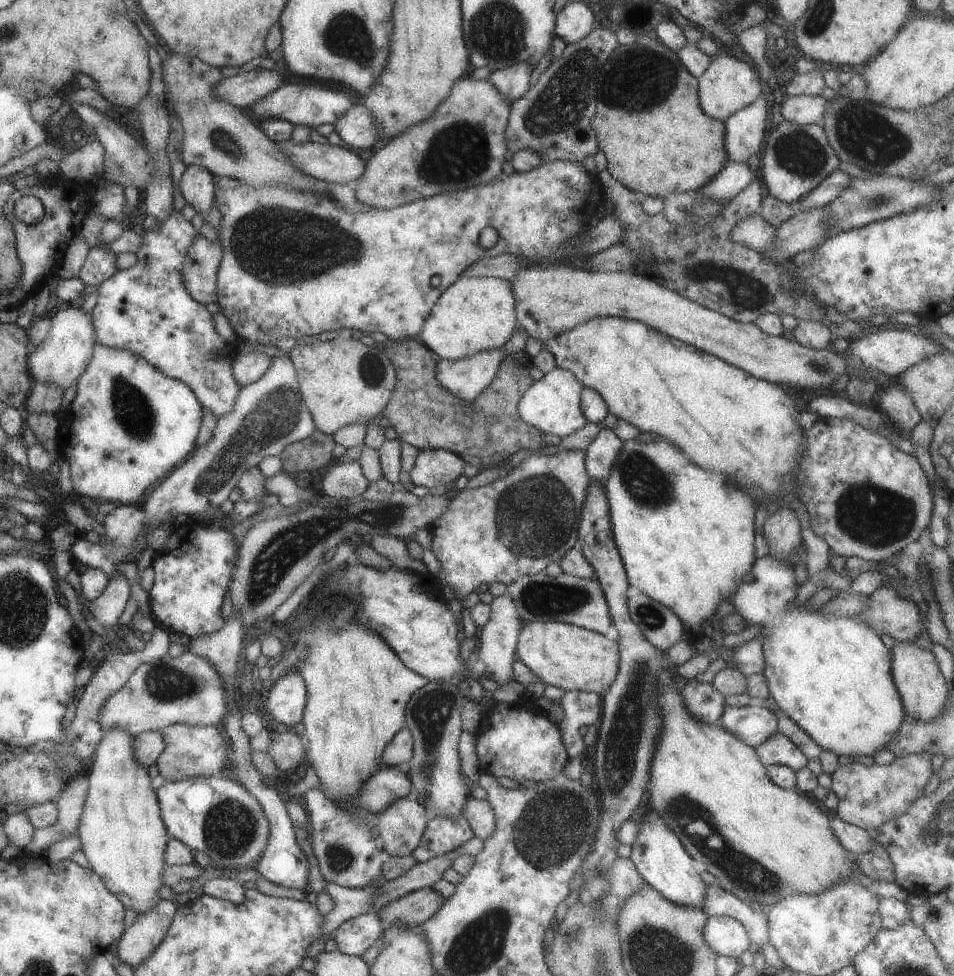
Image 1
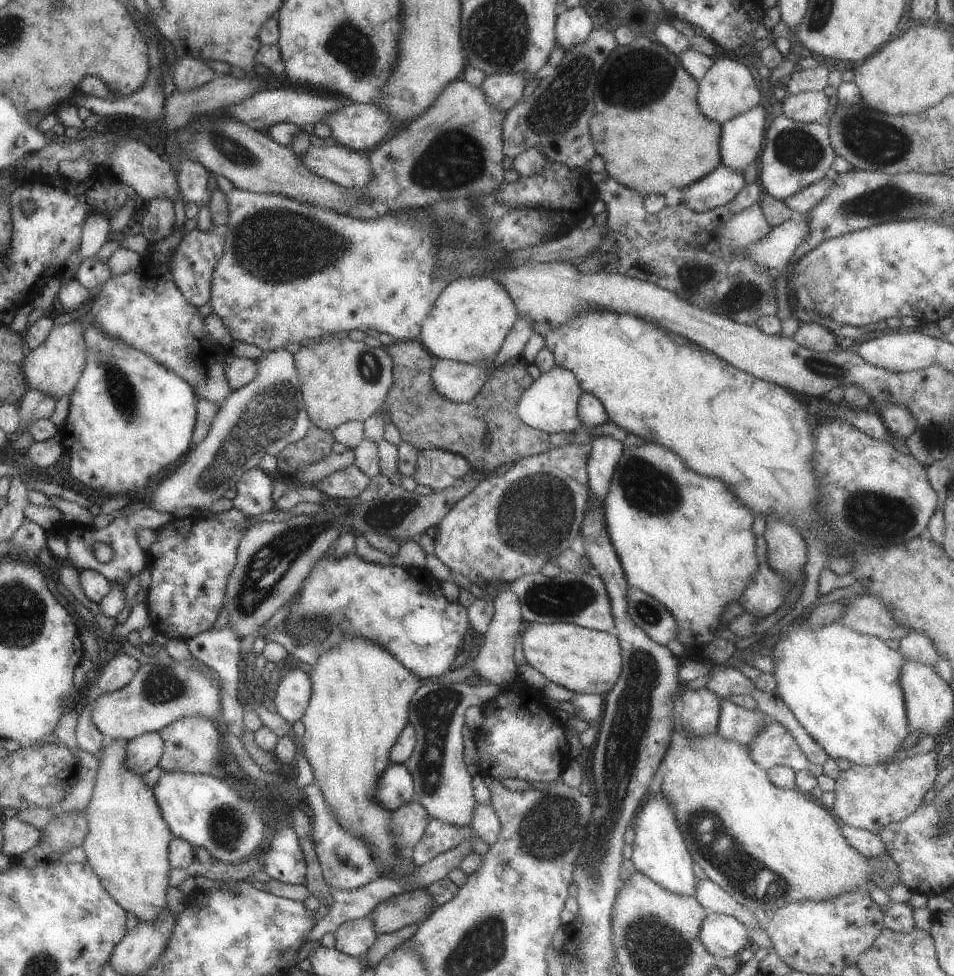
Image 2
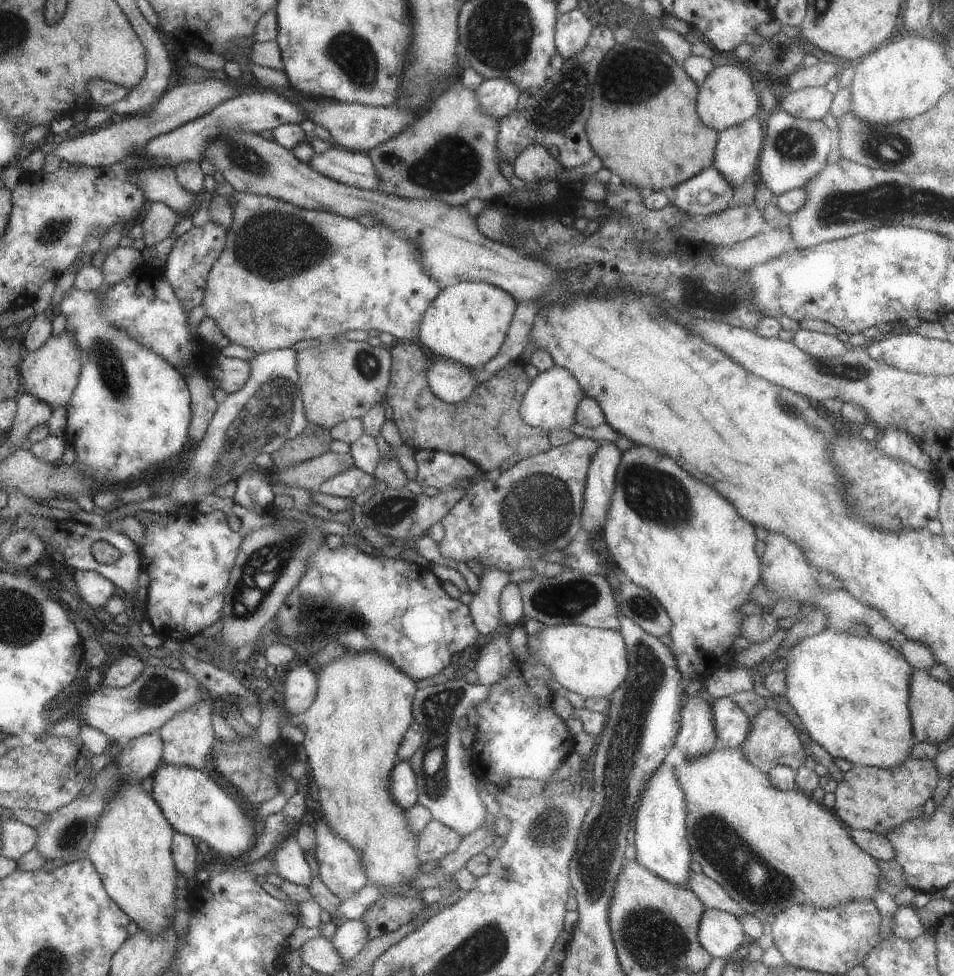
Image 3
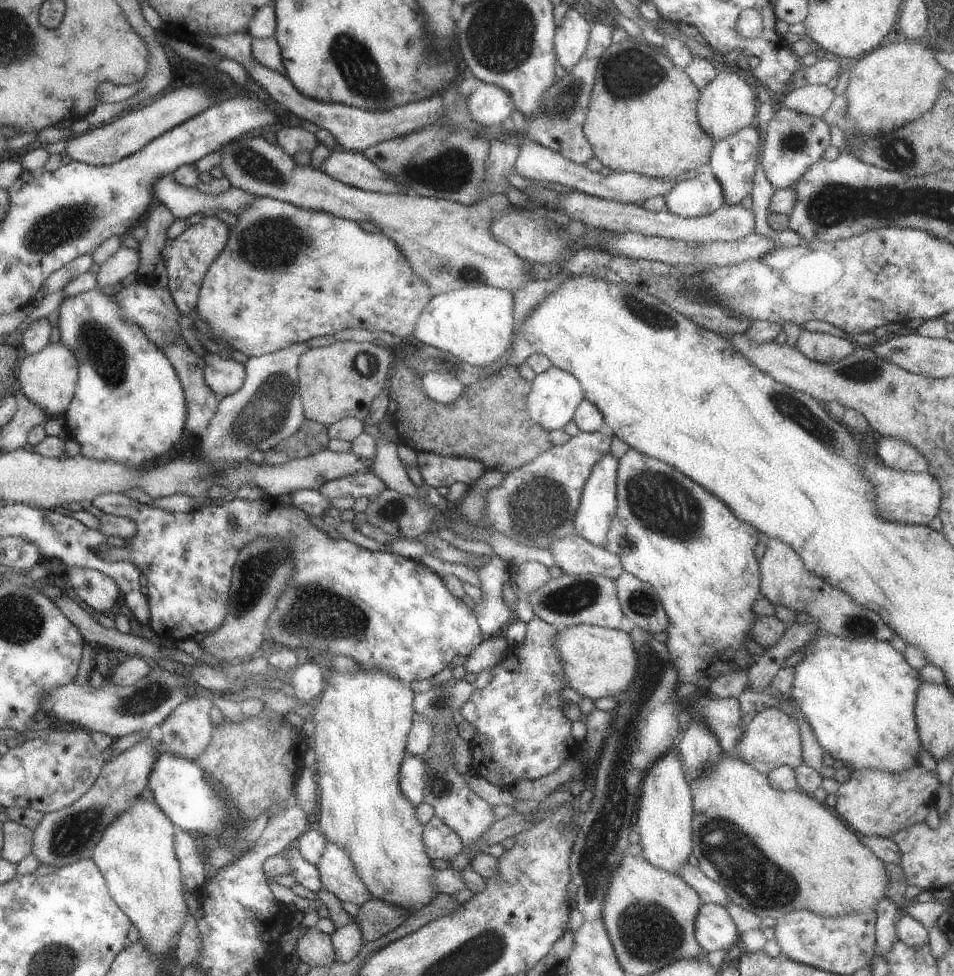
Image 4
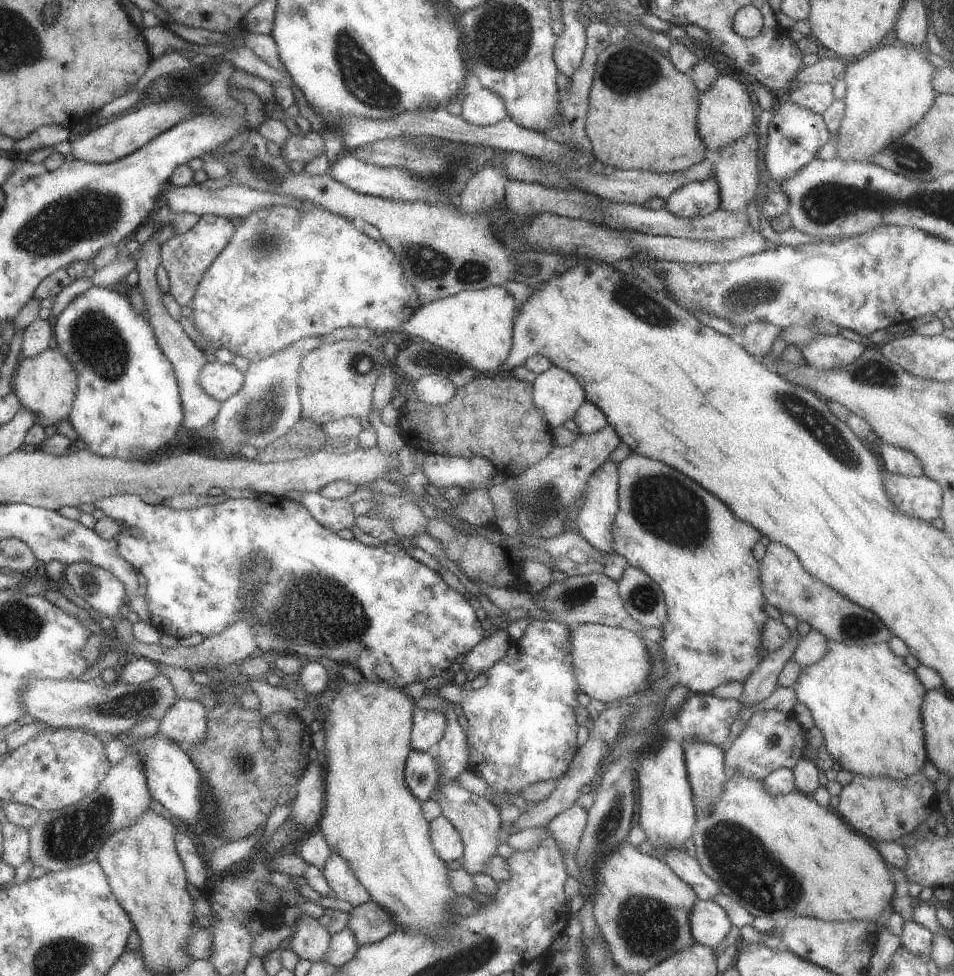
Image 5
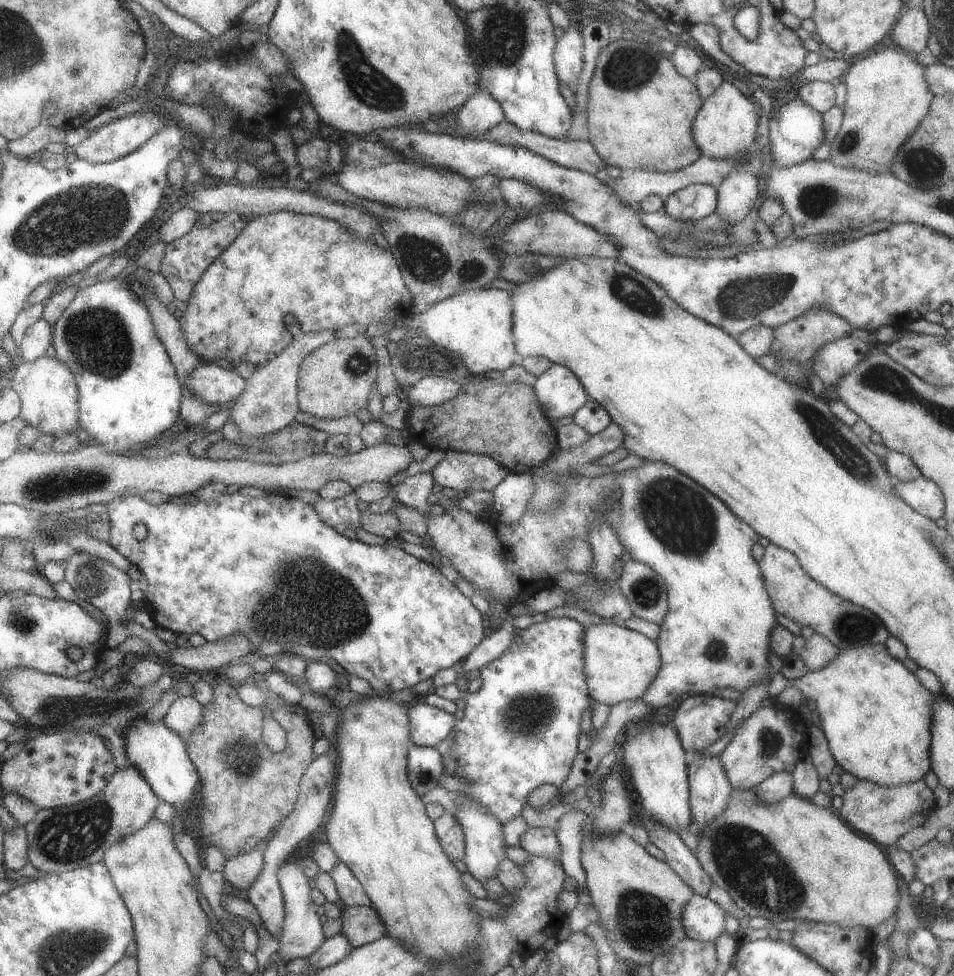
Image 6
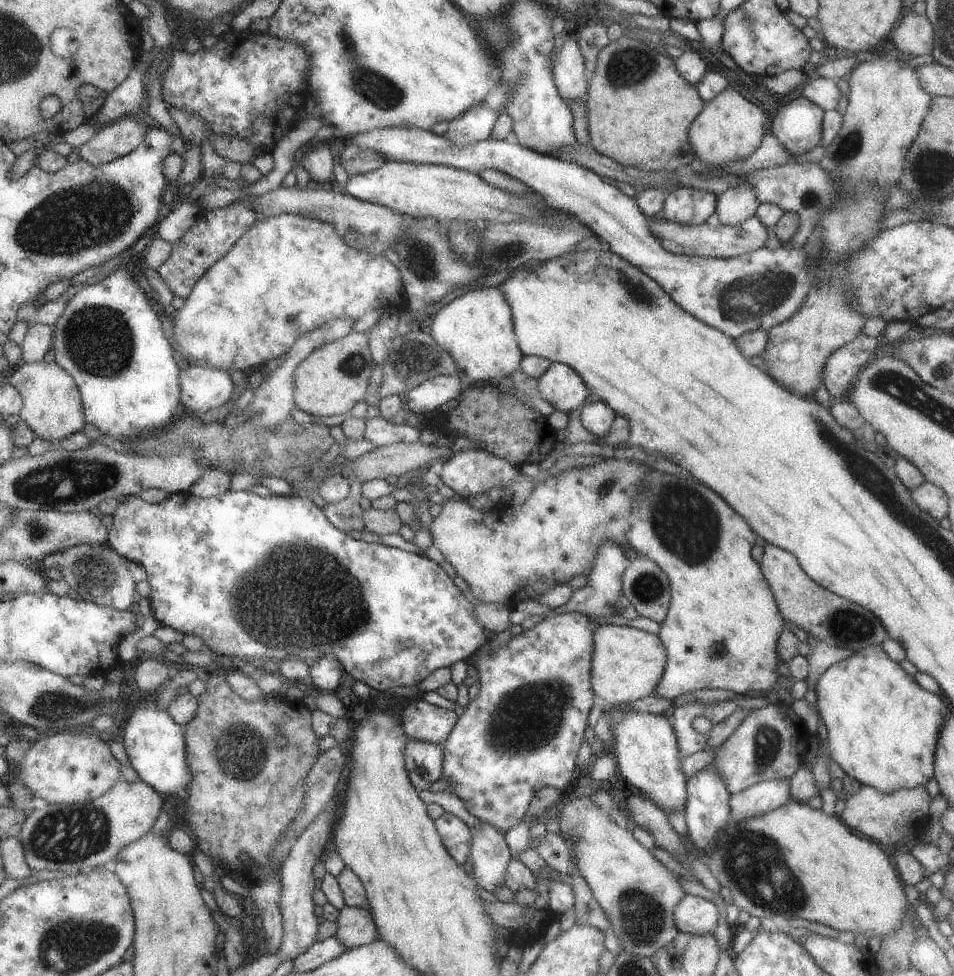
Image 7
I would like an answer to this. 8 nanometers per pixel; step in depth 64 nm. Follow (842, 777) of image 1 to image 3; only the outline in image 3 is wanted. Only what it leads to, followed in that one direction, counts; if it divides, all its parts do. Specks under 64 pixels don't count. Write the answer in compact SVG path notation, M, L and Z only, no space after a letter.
M907 758L891 768L852 765L843 772L835 787L835 802L831 812L845 828L868 831L879 835L897 828L923 811L923 804L937 784L938 776L931 759Z

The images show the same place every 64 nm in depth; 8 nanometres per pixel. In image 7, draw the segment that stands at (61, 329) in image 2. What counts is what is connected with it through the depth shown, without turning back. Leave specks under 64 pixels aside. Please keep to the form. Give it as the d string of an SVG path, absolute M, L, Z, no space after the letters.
M41 360L23 363L21 366L11 367L10 370L11 375L4 382L20 394L22 405L17 412L19 422L28 426L37 438L47 440L57 449L60 441L86 426L75 381L54 362L47 364Z

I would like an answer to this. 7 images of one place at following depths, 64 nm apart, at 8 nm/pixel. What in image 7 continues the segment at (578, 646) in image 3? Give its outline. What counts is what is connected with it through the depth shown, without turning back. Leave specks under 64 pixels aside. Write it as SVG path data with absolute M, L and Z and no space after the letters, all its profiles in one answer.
M599 625L592 636L589 684L595 696L612 705L625 705L654 692L666 663L657 635L626 625Z

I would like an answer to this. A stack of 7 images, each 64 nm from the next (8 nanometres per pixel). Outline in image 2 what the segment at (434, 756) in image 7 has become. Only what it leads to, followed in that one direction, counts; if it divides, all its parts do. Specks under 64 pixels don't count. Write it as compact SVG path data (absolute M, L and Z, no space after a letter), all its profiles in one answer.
M404 763L390 764L375 782L377 782L377 790L373 794L373 800L385 810L395 810L401 804L414 799L411 774Z

